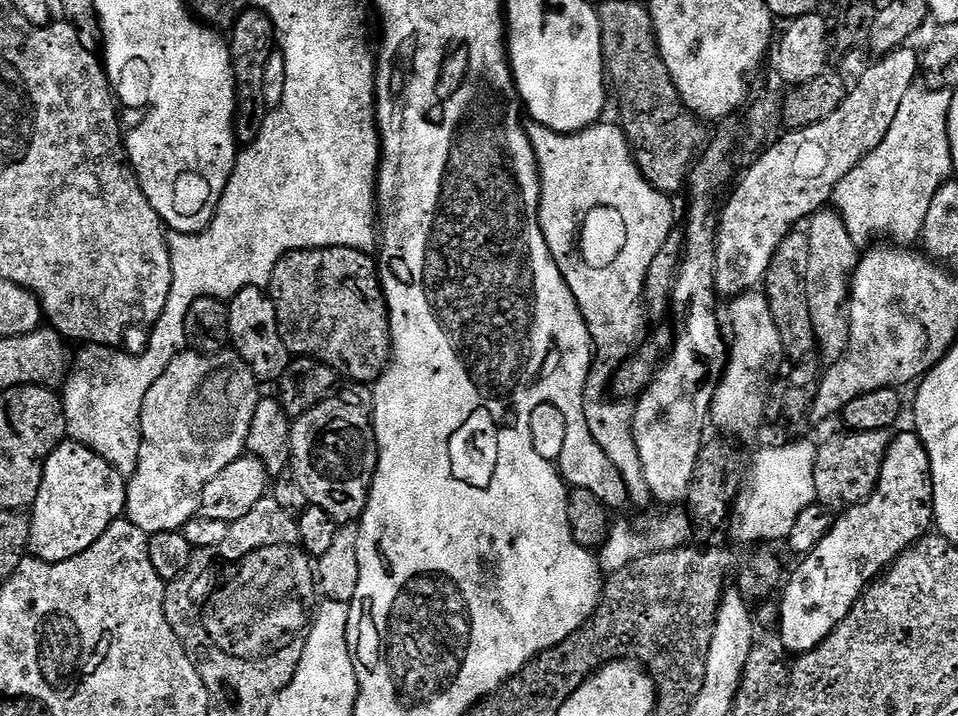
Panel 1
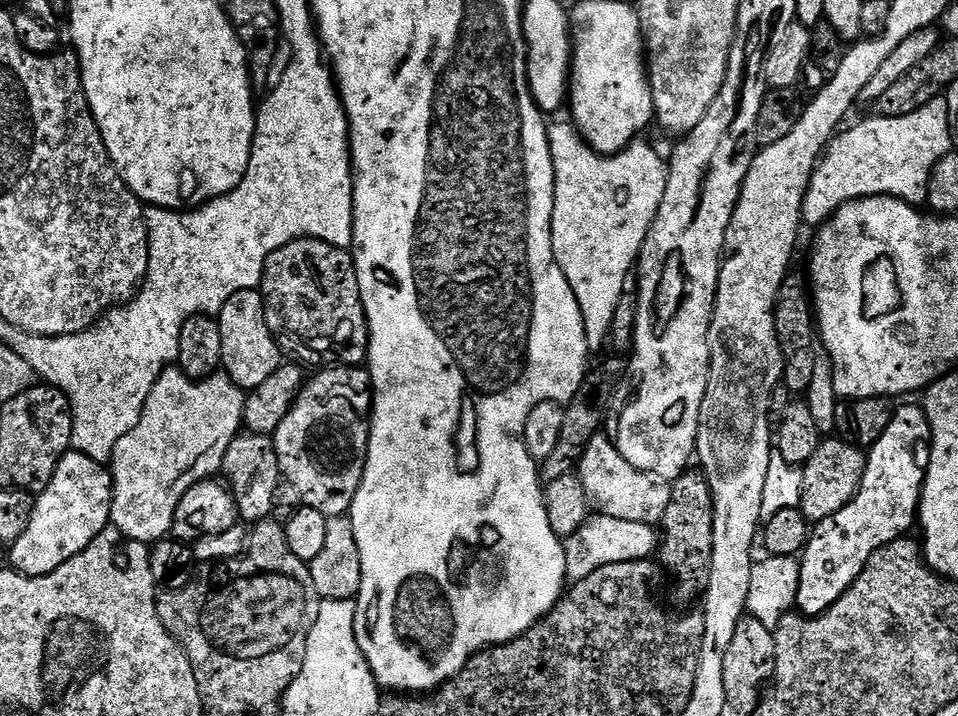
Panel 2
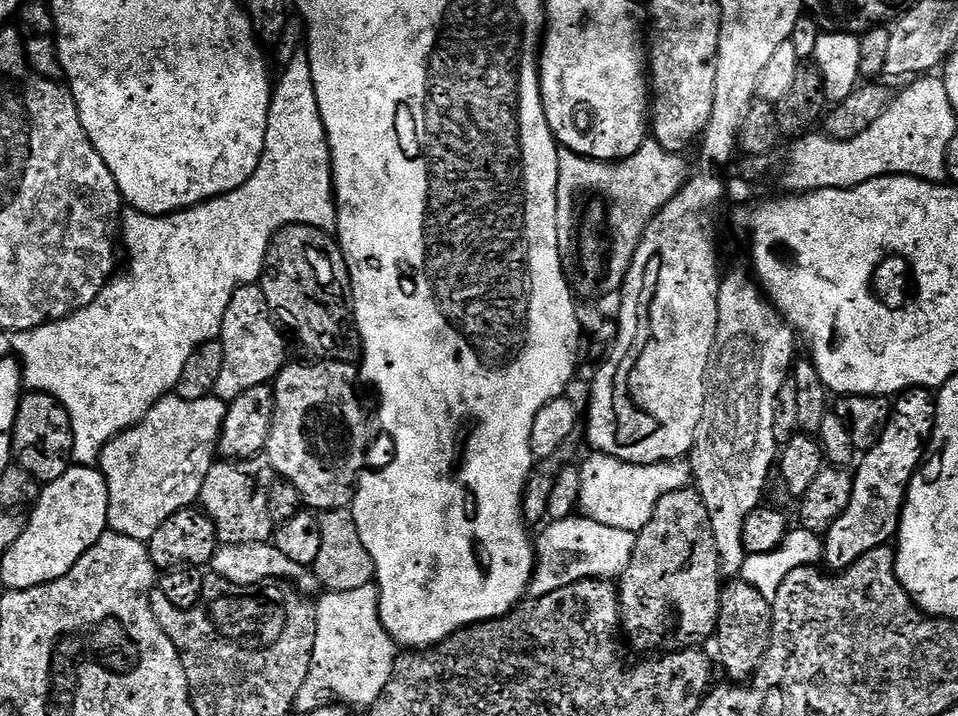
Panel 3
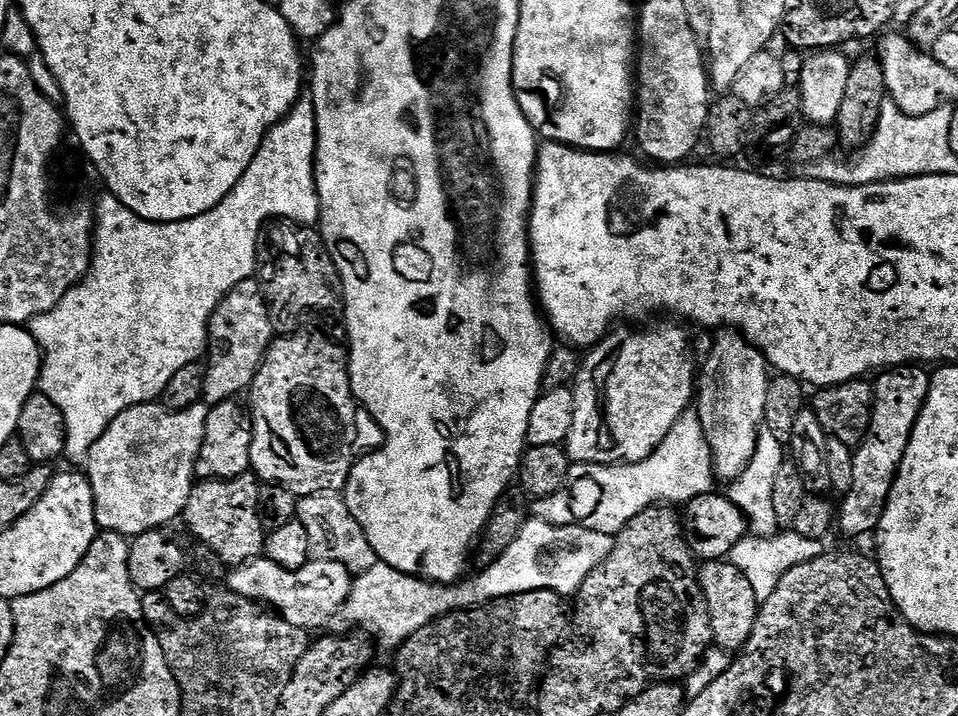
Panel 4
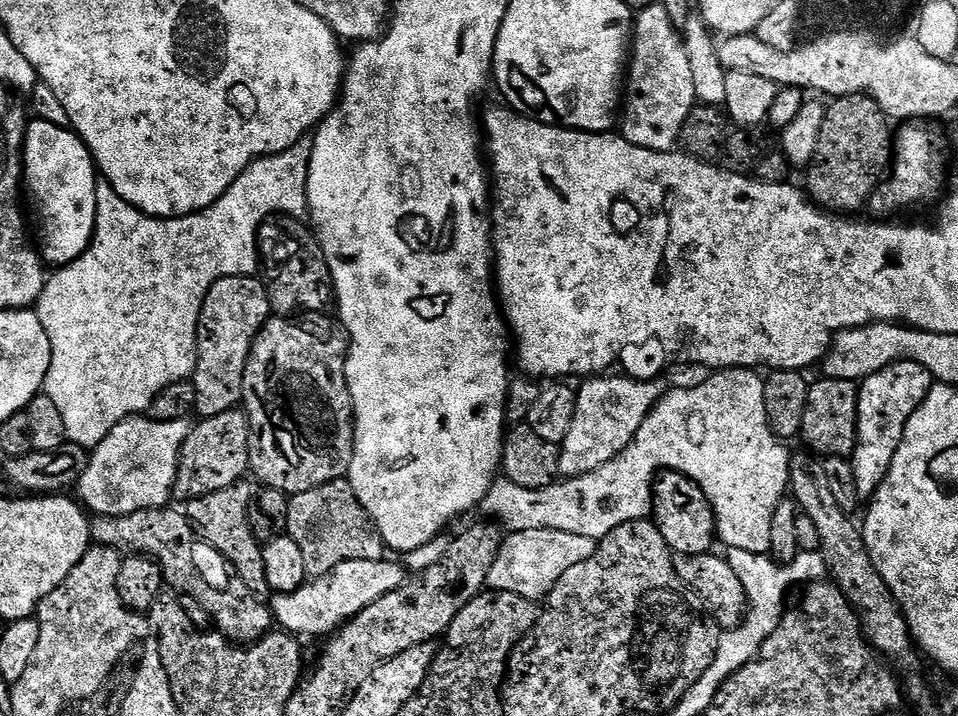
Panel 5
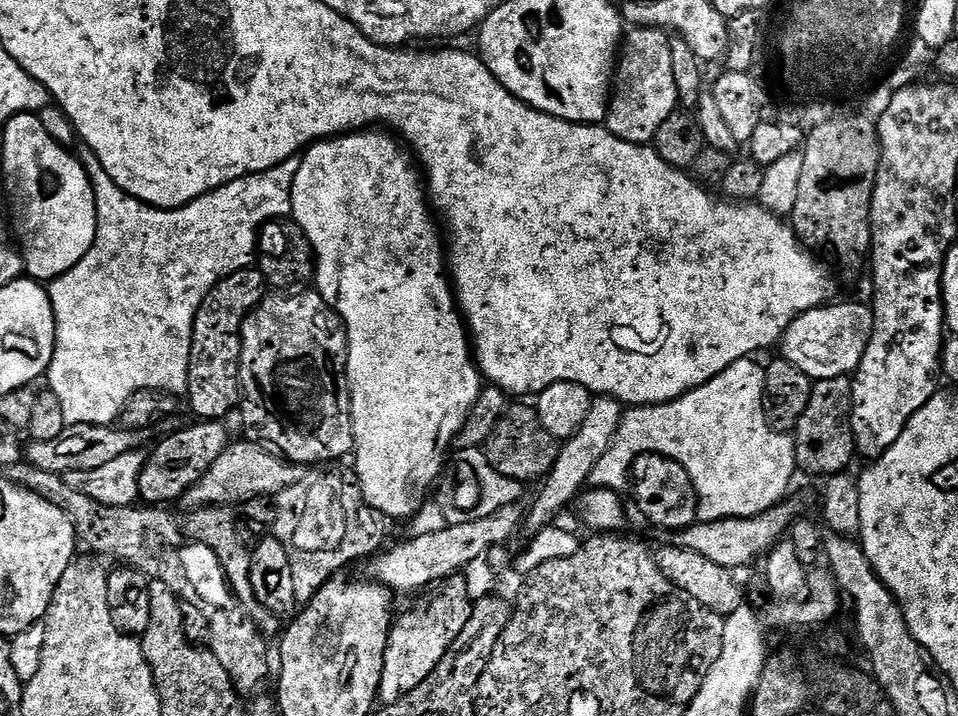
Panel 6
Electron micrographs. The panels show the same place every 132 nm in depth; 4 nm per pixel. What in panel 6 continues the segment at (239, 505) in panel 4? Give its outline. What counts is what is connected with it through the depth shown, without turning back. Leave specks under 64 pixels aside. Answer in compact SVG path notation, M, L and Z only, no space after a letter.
M228 506L193 508L187 515L188 517L184 520L184 532L189 536L190 539L188 540L202 547L209 547L218 556L218 562L221 563L228 582L228 591L236 597L245 615L252 620L254 626L263 632L265 637L279 637L282 632L281 617L276 616L270 610L266 610L266 606L262 606L262 602L258 602L258 598L254 594L254 586L250 582L252 552L250 548L244 545L244 540L240 537L241 529L238 527L238 520L233 509Z

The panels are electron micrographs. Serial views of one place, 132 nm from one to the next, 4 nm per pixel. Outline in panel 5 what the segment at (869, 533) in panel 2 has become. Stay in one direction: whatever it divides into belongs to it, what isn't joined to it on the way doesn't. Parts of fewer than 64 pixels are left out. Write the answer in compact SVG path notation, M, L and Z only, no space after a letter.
M904 359L900 363L892 363L884 369L878 370L873 376L864 378L859 385L858 434L856 435L856 449L852 452L850 459L854 470L854 486L858 486L861 501L871 501L878 486L882 486L882 482L894 462L894 454L902 442L906 426L910 422L914 410L918 410L918 406L922 406L933 383L932 375L922 366L918 366L914 361Z

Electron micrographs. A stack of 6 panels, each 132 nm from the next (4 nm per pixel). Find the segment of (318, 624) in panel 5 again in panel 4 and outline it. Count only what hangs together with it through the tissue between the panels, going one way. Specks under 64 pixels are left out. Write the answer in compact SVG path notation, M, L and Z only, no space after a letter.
M261 556L235 567L231 572L226 585L229 591L269 606L286 622L307 632L314 632L330 618L335 619L339 615L340 608L349 598L354 579L353 573L341 563L315 558L298 571L290 571Z

